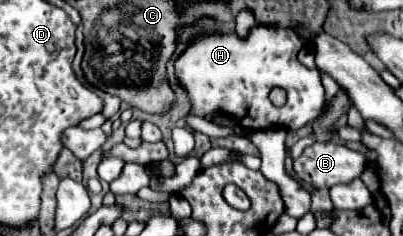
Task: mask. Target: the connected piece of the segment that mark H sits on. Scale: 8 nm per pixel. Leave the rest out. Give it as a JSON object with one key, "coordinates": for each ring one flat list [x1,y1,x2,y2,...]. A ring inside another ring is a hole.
{"coordinates":[[257,23,251,27,249,35,241,39,235,31,231,33,201,33,189,41,187,49,175,59,175,75,181,89,187,93,191,103,191,115,205,117,209,113,225,113,231,115,239,127,243,129,301,129,311,123,323,109,325,89,319,79,319,71,311,71,297,61,297,53,303,47,299,35,291,29,277,29,273,25],[273,87,281,87,287,93,287,103,283,107,273,107,269,101,269,93]]}

